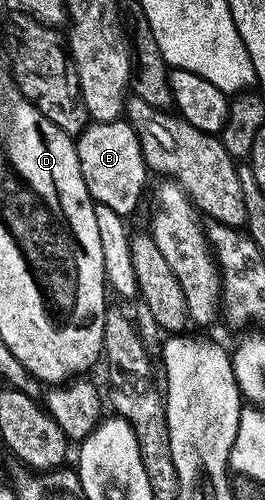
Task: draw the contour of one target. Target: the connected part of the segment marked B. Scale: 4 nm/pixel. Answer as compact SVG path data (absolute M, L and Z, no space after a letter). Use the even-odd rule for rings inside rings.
M128 119L111 122L90 122L75 137L77 157L83 174L83 182L94 204L108 206L115 214L129 218L137 208L141 195L145 192L147 169L141 143L136 130L129 125Z

